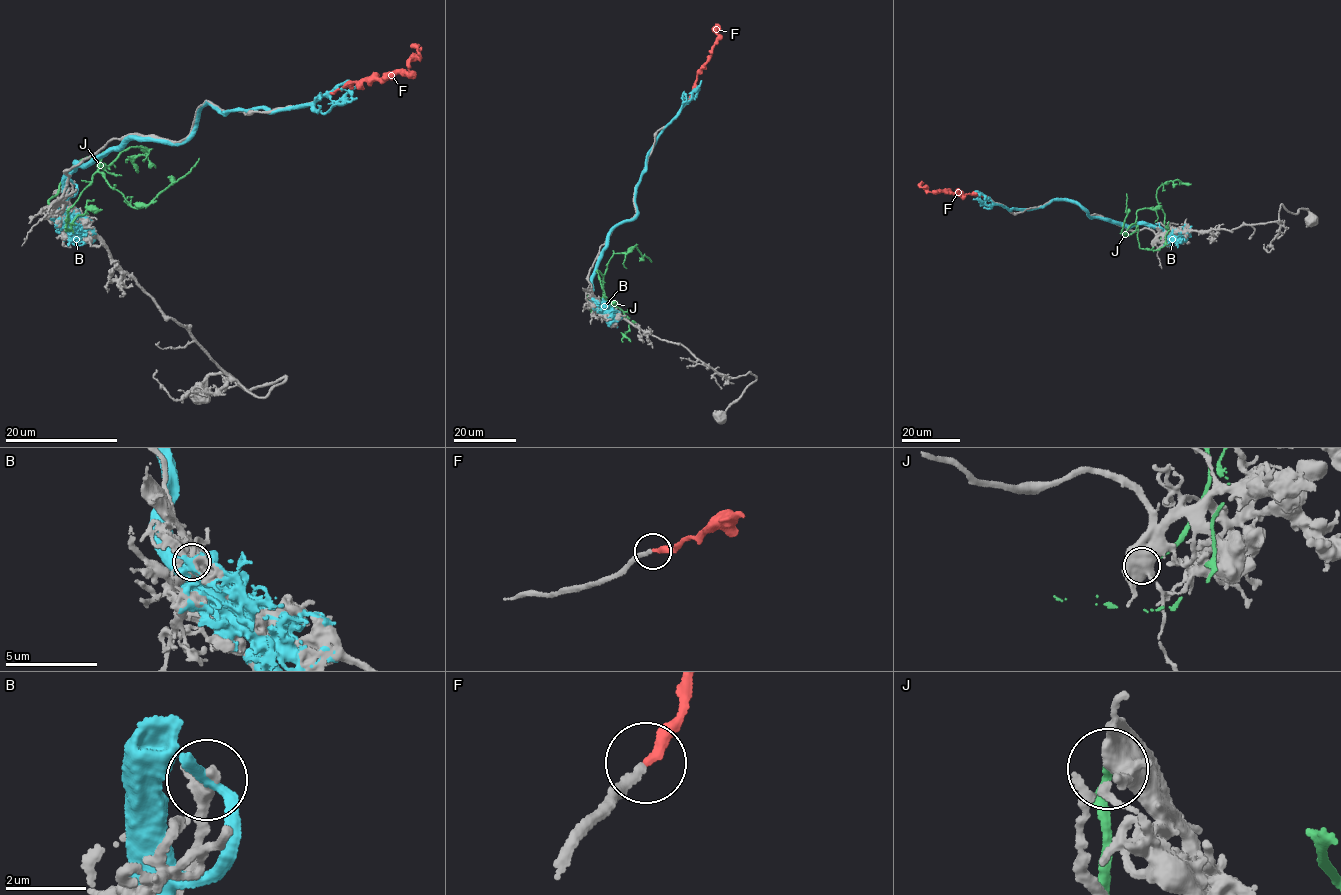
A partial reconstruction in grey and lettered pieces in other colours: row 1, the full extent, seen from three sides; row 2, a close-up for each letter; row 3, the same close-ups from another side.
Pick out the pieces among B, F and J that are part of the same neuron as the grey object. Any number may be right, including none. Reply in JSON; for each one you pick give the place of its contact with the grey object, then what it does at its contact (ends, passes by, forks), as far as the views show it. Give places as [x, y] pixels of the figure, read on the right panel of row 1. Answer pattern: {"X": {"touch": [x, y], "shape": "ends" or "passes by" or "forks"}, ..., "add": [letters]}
{"F": {"touch": [988, 197], "shape": "ends"}, "add": ["F"]}

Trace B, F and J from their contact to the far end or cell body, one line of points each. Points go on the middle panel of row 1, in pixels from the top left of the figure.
B: (596, 302), (592, 278), (606, 236), (636, 215), (635, 191), (649, 150), (701, 80)
F: (687, 102), (700, 68), (711, 53), (718, 26), (712, 31)
J: (587, 290), (592, 314), (603, 298), (604, 275), (614, 254), (627, 252), (634, 246), (651, 262)

